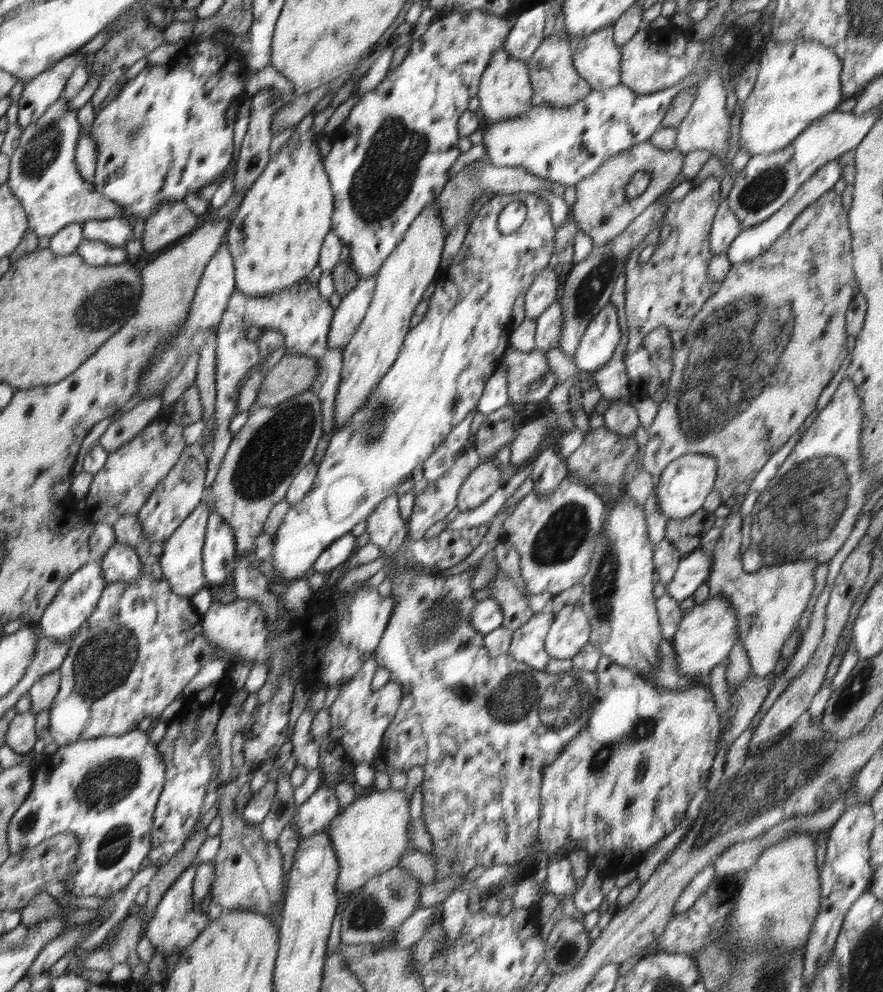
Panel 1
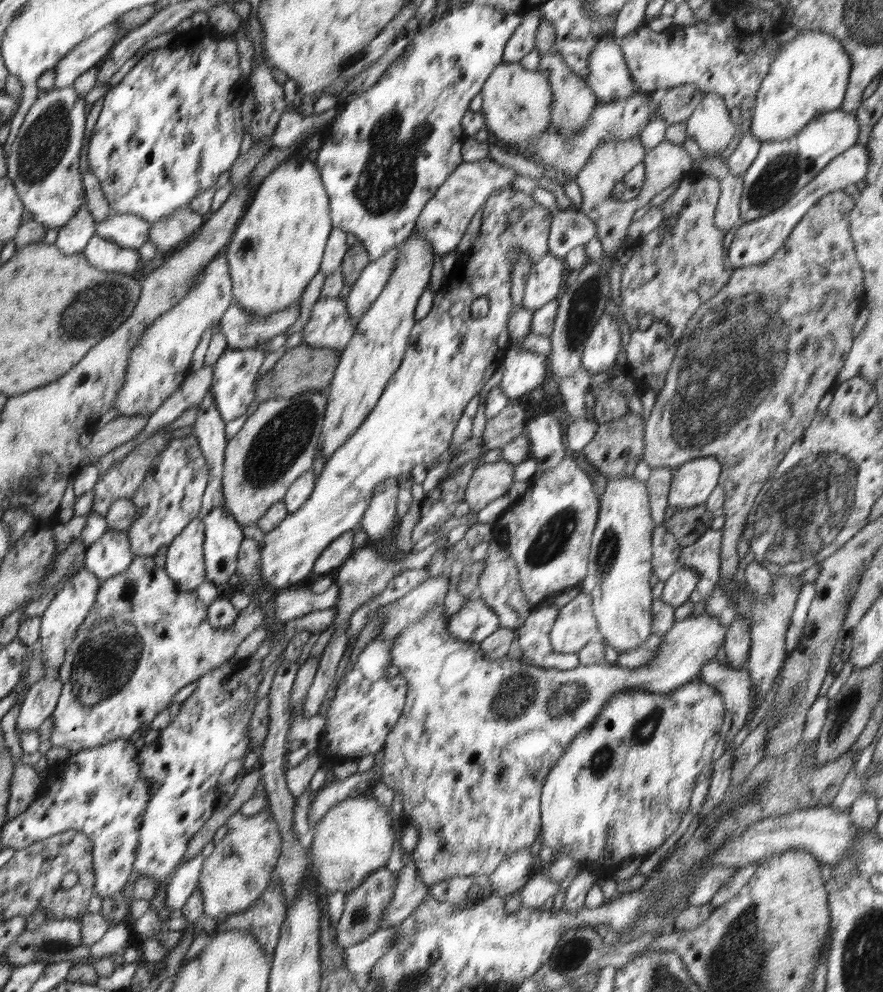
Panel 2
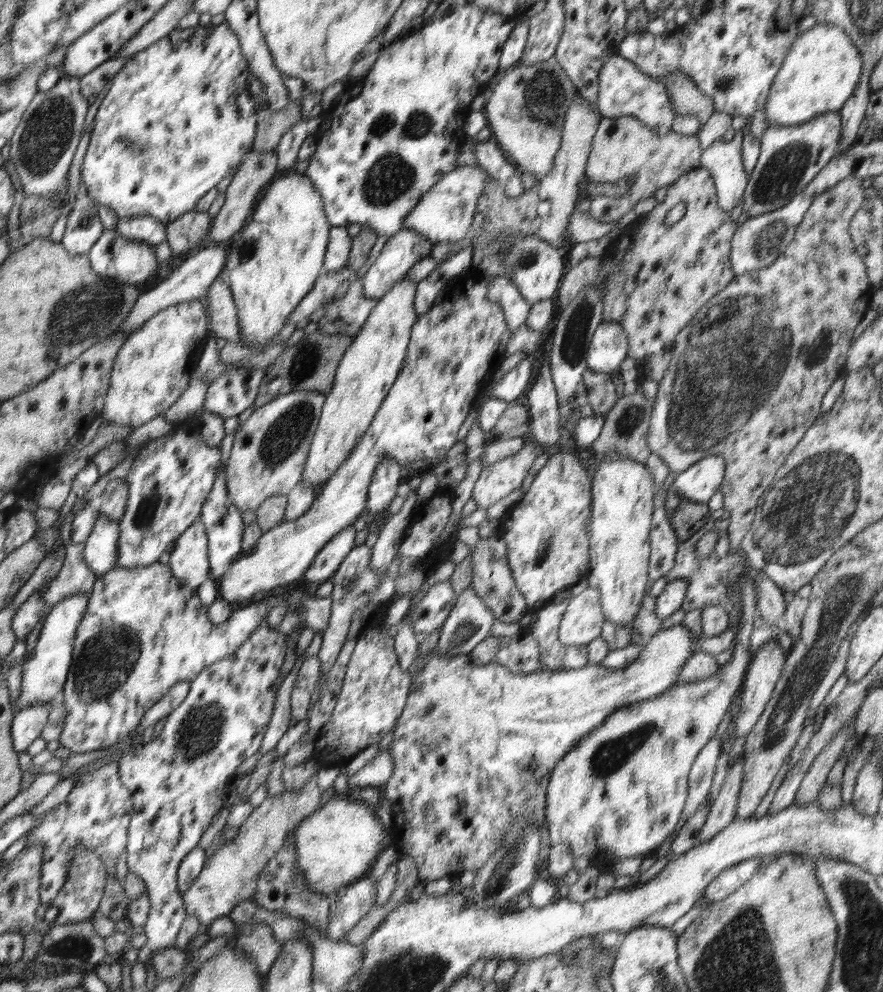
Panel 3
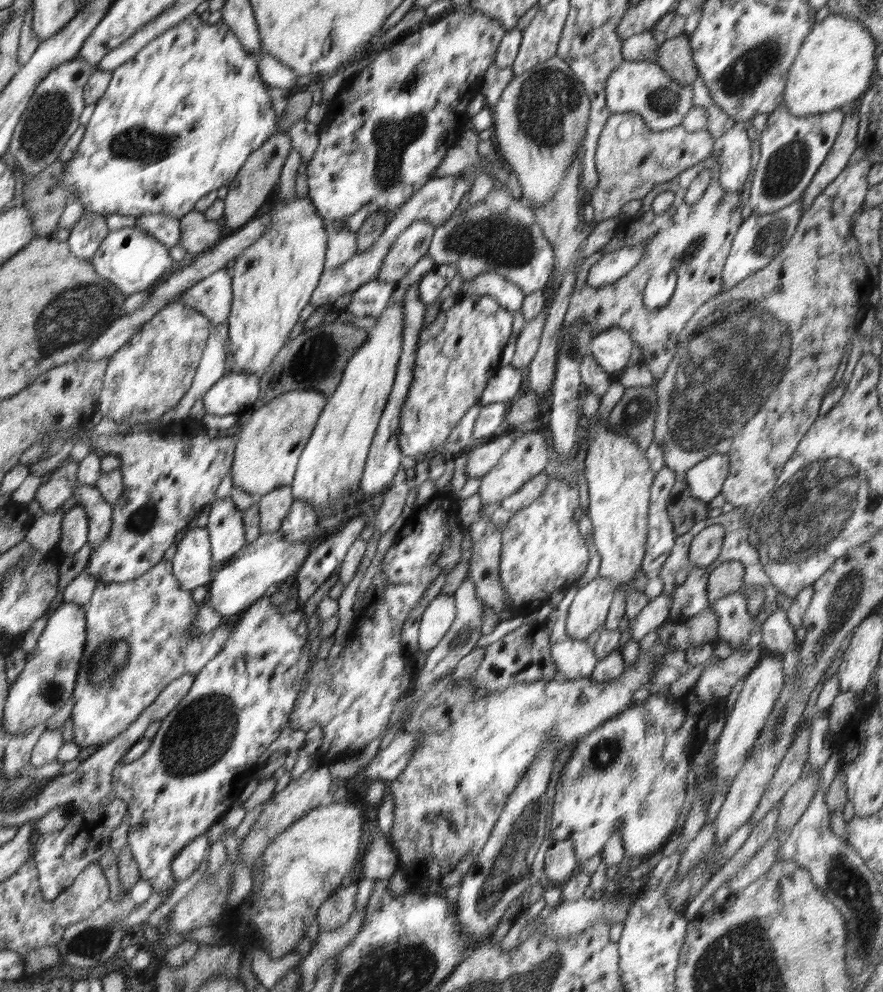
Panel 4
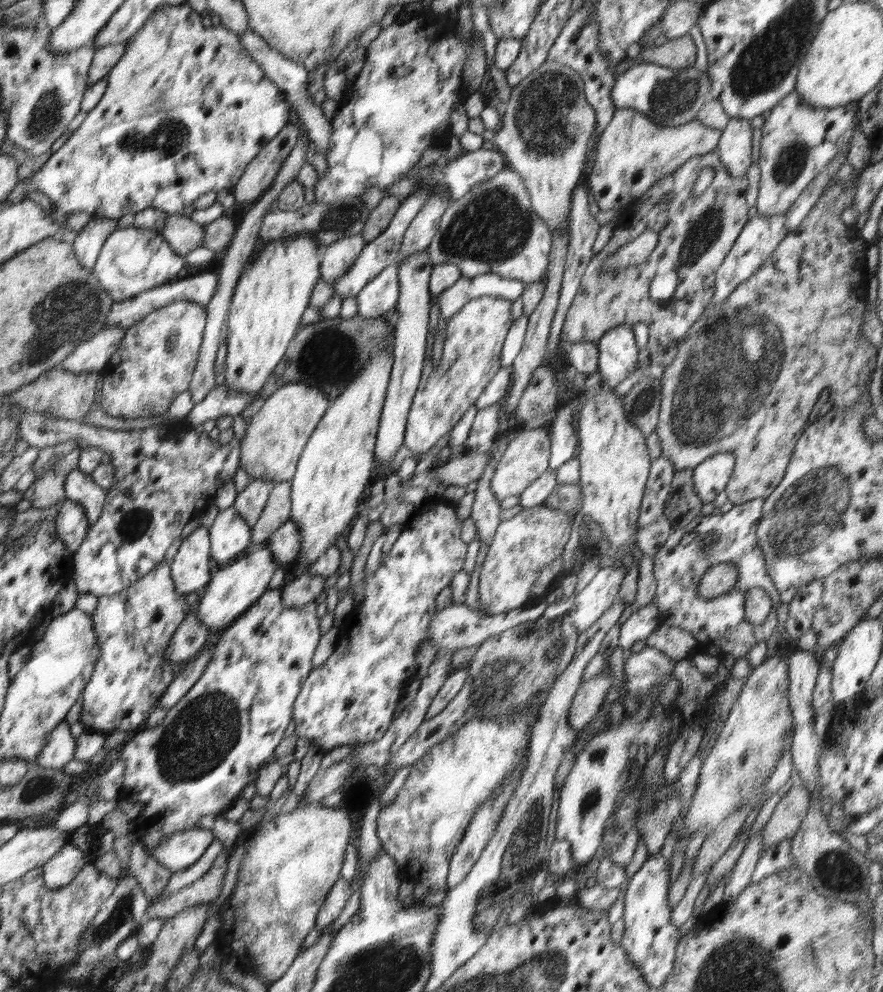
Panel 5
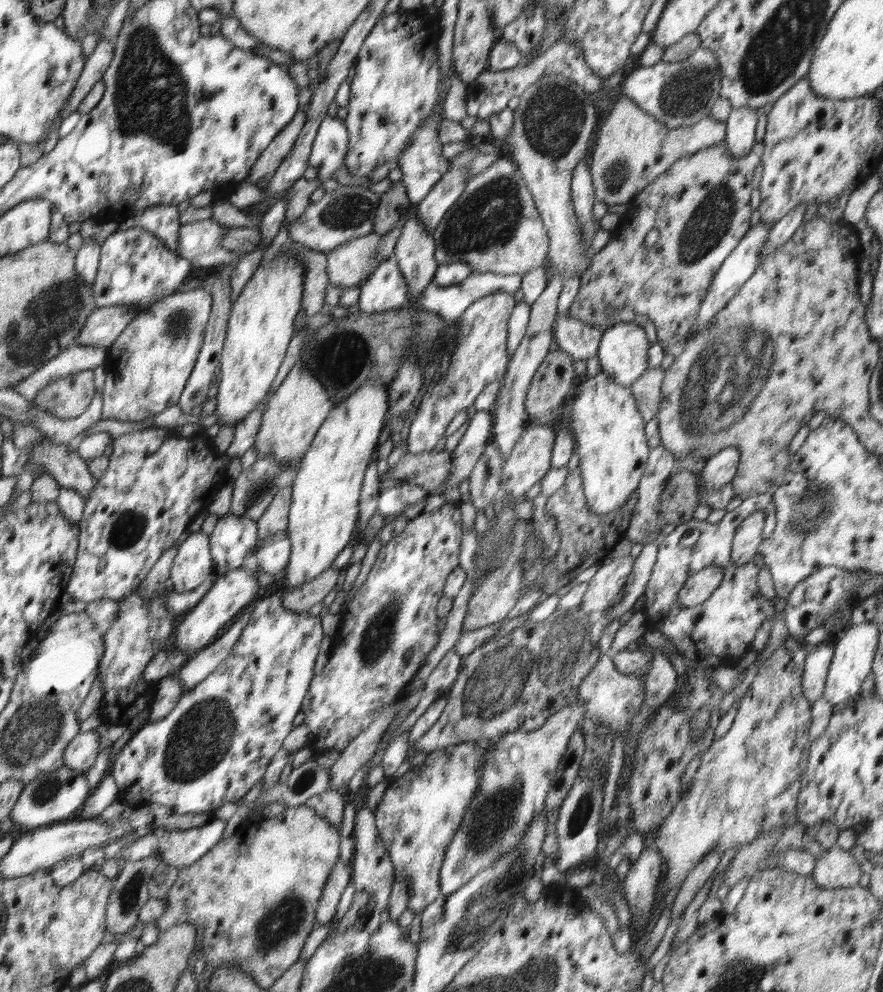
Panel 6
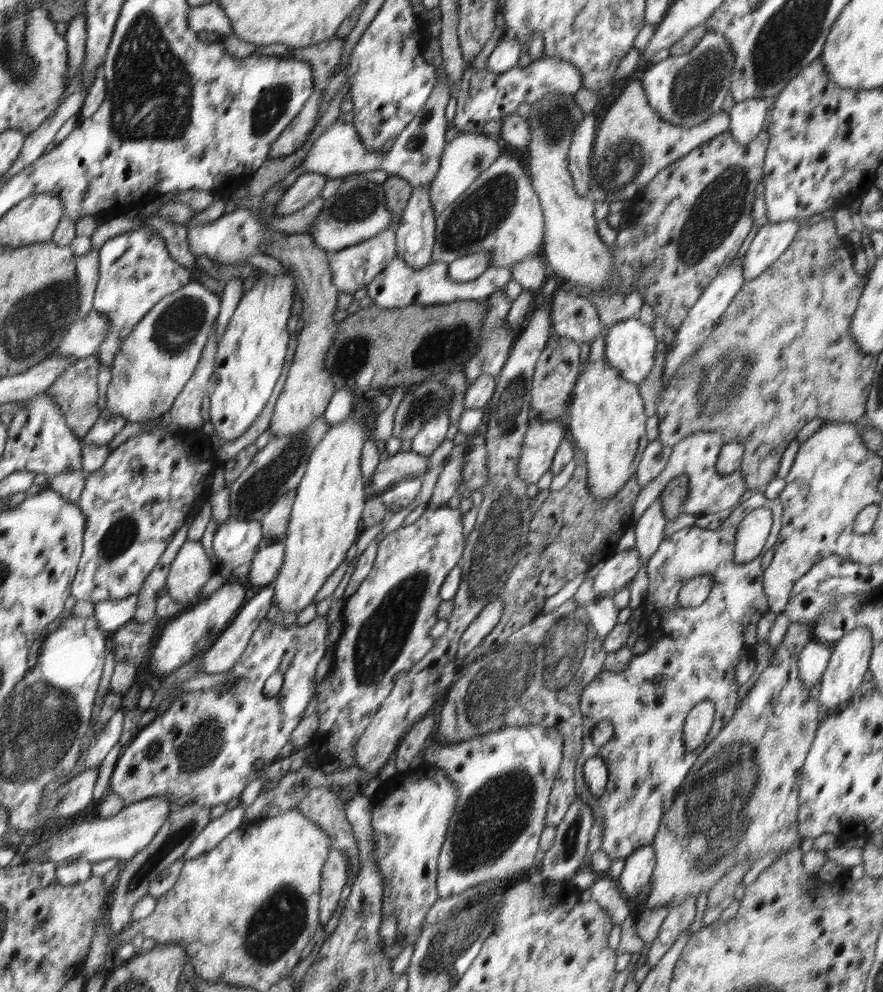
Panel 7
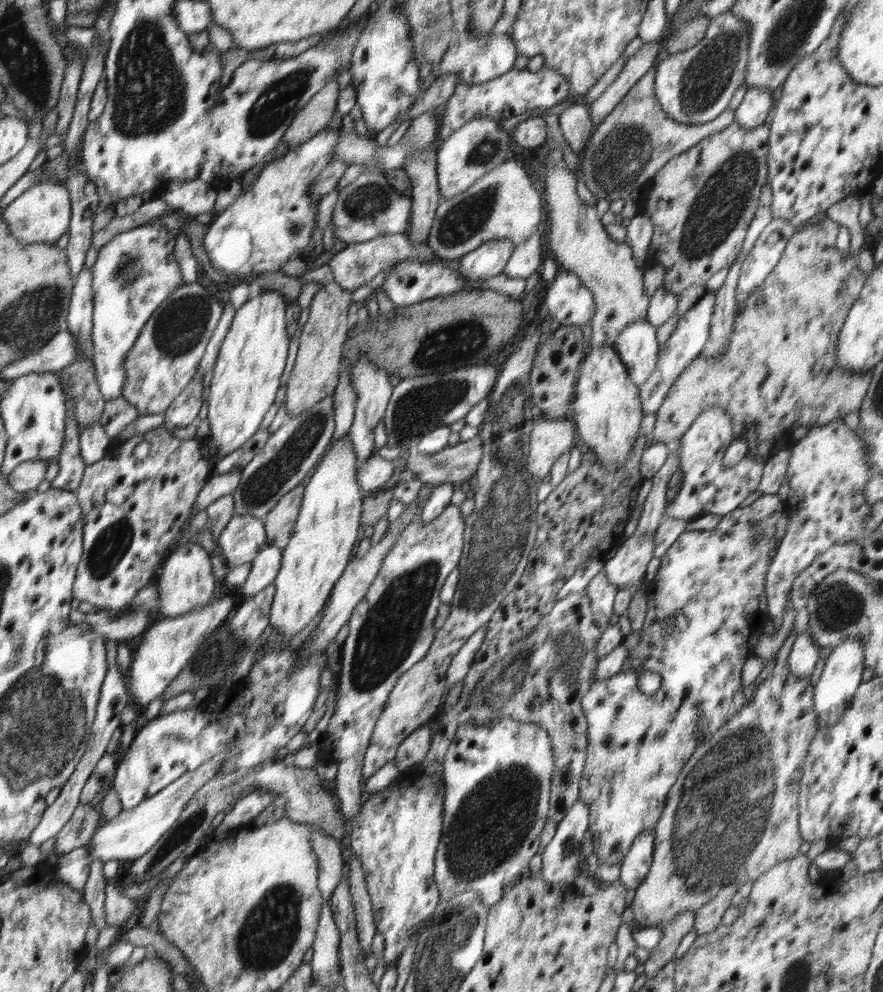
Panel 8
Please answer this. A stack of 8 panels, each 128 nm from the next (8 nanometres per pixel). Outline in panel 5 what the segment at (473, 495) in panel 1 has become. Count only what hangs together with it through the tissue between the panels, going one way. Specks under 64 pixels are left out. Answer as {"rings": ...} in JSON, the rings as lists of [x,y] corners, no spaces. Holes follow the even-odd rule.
{"rings":[[[543,427],[534,429],[521,429],[515,432],[512,439],[507,443],[506,450],[498,459],[495,473],[491,478],[490,490],[495,497],[502,501],[508,496],[514,496],[524,492],[524,489],[536,480],[546,469],[549,468],[551,438],[549,432]]]}

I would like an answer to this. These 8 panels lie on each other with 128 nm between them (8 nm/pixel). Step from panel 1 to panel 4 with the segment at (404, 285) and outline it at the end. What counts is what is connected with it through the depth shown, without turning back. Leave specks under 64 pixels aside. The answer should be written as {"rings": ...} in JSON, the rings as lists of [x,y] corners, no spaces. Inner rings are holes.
{"rings":[[[403,300],[388,303],[369,336],[344,367],[341,383],[327,399],[316,426],[301,452],[290,485],[296,499],[315,508],[337,508],[358,489],[369,448],[388,402],[403,345]]]}

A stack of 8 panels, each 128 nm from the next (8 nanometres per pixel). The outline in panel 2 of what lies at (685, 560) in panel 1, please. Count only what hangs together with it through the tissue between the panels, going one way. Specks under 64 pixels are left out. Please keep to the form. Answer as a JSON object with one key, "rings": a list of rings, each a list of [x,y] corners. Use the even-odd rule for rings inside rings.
{"rings":[[[690,567],[678,568],[665,582],[662,602],[674,608],[686,603],[698,583],[697,572]]]}

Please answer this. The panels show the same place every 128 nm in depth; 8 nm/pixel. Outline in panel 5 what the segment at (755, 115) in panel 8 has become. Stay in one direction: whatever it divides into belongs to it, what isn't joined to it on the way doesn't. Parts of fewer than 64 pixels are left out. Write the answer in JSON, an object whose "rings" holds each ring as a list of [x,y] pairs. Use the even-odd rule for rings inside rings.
{"rings":[[[731,118],[721,132],[716,150],[724,169],[734,178],[746,174],[752,164],[751,122],[747,119]]]}

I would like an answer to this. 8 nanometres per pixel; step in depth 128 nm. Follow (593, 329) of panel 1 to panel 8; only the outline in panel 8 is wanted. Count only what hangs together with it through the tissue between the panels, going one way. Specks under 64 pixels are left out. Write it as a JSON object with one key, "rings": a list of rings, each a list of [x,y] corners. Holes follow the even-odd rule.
{"rings":[[[647,320],[636,321],[629,324],[613,342],[621,361],[626,365],[626,370],[631,382],[640,387],[647,382],[647,378],[656,368],[661,345],[657,341],[657,328]]]}

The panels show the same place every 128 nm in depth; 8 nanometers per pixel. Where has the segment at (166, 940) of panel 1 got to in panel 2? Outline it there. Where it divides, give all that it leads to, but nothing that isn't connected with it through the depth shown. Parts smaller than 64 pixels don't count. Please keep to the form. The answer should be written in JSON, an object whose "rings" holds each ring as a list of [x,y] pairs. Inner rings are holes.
{"rings":[[[199,854],[179,865],[171,876],[167,885],[165,906],[171,908],[171,916],[180,915],[181,908],[199,884],[199,876],[202,873],[204,857]]]}

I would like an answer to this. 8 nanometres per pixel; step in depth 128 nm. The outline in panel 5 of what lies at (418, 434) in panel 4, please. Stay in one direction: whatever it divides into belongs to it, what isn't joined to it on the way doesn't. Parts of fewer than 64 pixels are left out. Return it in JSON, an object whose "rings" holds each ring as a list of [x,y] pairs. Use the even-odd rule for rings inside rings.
{"rings":[[[482,296],[469,300],[455,315],[443,323],[442,348],[437,350],[436,357],[423,362],[420,384],[413,398],[411,409],[407,416],[405,437],[403,444],[414,455],[428,452],[432,446],[454,428],[454,425],[462,418],[462,415],[477,400],[484,388],[488,386],[492,377],[501,366],[501,350],[512,326],[511,300],[500,297]]]}

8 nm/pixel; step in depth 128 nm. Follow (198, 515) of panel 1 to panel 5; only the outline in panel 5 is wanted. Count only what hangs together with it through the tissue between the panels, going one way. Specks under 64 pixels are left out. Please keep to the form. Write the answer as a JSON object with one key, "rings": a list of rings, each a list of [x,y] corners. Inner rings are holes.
{"rings":[[[198,527],[187,536],[168,565],[177,594],[188,595],[205,588],[212,575],[209,529]]]}

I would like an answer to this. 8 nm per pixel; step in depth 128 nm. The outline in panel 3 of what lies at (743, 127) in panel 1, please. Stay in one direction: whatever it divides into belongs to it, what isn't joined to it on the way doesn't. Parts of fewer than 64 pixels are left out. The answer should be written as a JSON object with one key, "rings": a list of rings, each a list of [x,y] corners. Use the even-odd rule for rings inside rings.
{"rings":[[[816,24],[794,40],[774,77],[764,108],[770,125],[802,125],[828,112],[840,111],[853,95],[862,72],[858,47],[838,24]]]}

